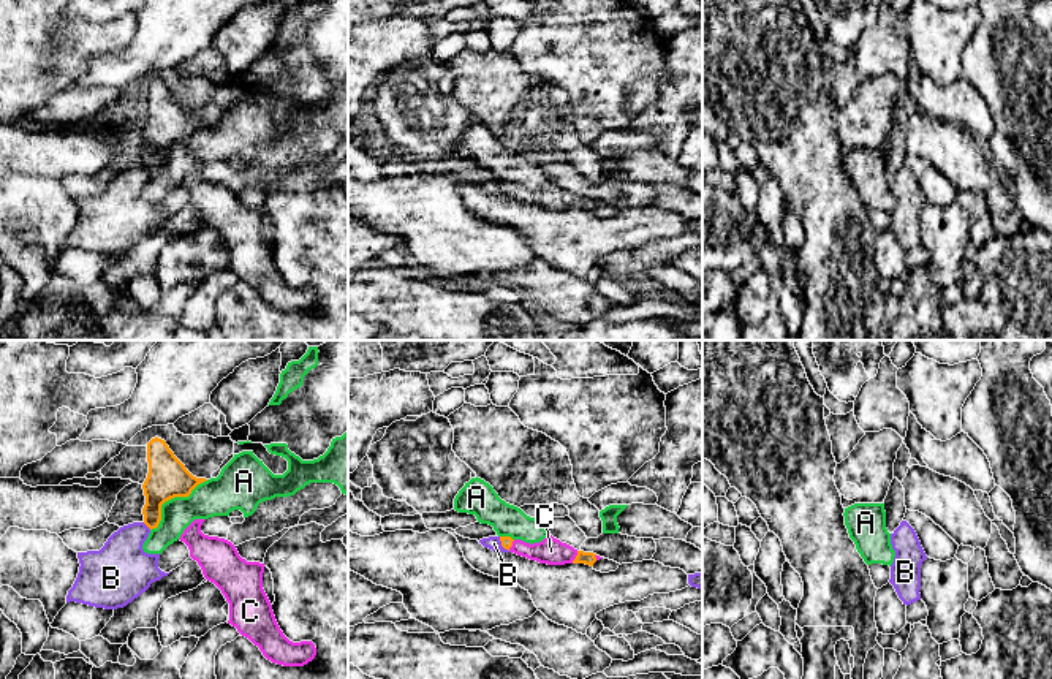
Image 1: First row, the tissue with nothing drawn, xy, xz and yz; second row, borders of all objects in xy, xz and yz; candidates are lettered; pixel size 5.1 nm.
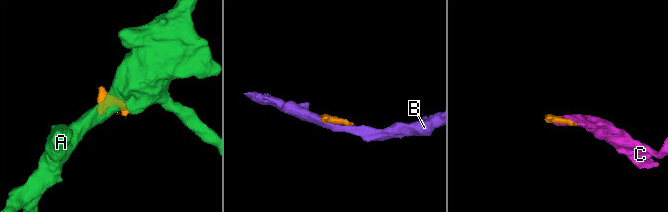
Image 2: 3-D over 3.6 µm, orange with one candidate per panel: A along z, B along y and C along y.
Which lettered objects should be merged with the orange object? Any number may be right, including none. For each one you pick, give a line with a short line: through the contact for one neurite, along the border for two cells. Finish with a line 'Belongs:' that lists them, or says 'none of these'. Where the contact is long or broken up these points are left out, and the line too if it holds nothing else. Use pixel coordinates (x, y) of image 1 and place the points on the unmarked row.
C: line xz (582, 203), (576, 203), (551, 197)
Belongs: C

